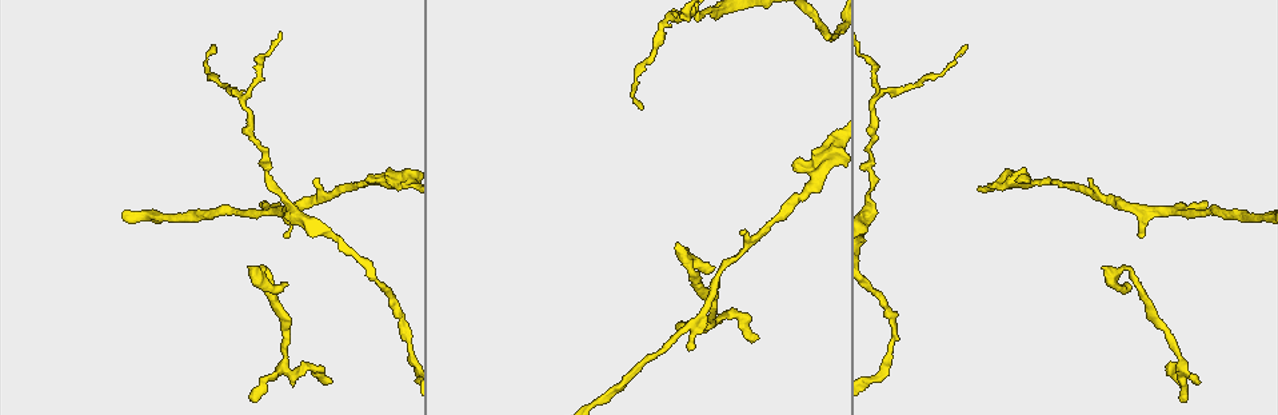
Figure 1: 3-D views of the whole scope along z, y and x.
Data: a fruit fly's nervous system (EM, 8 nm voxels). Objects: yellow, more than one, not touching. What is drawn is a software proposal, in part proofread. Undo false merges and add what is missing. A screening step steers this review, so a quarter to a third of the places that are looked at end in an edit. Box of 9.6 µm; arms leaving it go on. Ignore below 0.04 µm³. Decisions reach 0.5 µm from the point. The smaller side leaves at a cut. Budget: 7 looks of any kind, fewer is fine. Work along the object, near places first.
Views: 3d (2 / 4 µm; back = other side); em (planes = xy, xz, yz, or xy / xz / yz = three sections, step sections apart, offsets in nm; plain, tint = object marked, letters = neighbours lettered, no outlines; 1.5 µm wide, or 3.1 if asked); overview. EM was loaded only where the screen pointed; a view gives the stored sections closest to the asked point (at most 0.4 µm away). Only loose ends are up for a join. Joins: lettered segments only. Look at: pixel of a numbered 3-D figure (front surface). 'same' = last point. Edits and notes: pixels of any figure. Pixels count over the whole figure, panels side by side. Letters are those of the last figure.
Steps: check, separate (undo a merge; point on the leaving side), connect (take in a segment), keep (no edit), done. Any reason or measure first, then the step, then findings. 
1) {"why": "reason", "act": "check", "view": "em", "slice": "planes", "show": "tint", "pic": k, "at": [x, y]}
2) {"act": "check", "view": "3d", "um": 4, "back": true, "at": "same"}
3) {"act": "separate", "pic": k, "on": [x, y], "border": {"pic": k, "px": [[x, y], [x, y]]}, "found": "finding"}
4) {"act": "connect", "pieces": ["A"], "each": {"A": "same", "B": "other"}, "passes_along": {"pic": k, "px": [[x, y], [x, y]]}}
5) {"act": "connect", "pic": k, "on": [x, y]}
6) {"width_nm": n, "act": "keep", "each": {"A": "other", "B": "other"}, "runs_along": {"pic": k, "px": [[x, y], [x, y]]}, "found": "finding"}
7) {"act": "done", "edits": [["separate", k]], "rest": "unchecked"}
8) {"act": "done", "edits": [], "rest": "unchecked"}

{"why": "thin end", "act": "check", "view": "em", "slice": "yz", "step": 8, "show": "letters", "pic": 1, "at": [678, 326]}

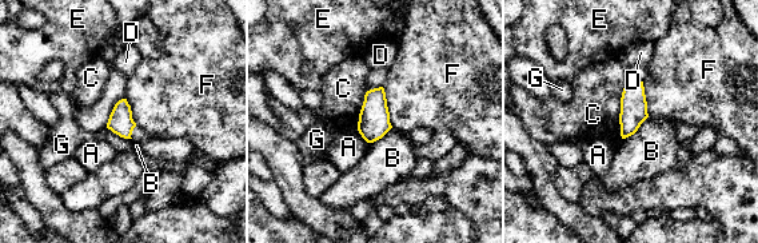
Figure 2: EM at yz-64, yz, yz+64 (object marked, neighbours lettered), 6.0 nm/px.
{"why": "another direction", "act": "check", "view": "em", "slice": "planes", "show": "letters", "at": "same"}

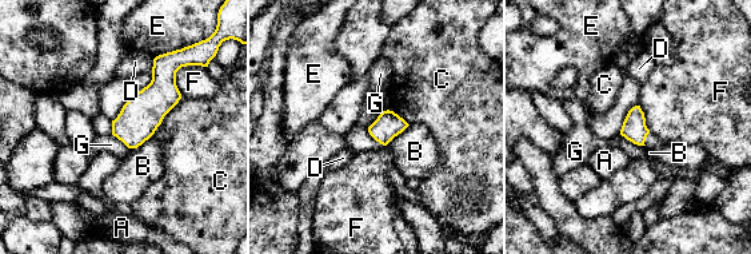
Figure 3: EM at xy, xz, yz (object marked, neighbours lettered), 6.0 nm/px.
{"act": "keep", "each": {"A": "other", "B": "other", "C": "other", "D": "other", "E": "other", "F": "other", "G": "other"}, "border": {"pic": 3, "px": [[619, 134], [634, 143], [644, 146]]}, "found": "none of them fits"}

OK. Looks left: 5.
{"why": "branch stops here", "act": "check", "view": "3d", "um": 4, "pic": 1, "at": [750, 341]}

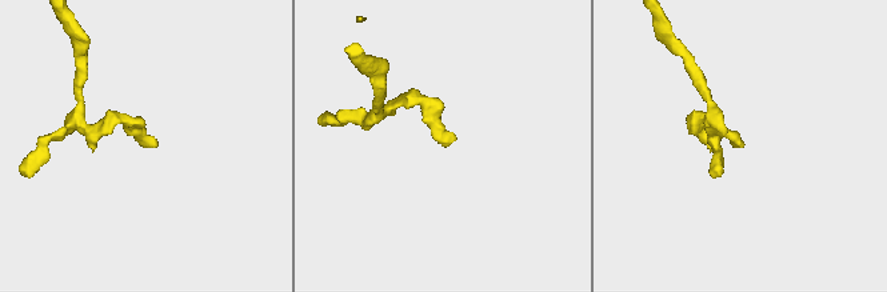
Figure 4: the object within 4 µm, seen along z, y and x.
{"act": "check", "view": "em", "slice": "xz", "step": 4, "show": "tint", "pic": 4, "at": [151, 145]}

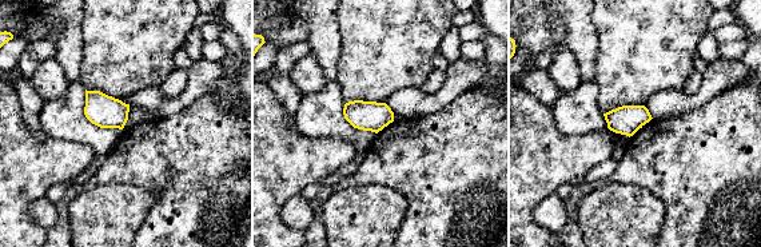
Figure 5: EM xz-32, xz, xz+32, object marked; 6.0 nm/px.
{"why": "cut it another way", "act": "check", "view": "em", "slice": "planes", "show": "letters", "at": "same"}

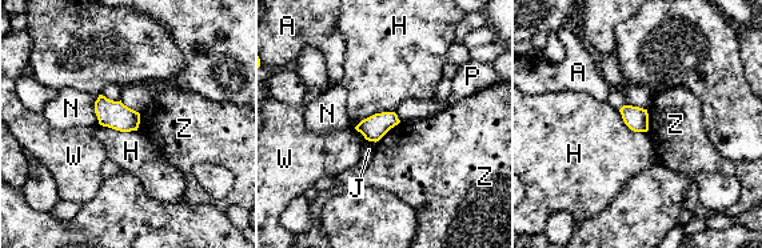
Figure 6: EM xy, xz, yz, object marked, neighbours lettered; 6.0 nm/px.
{"width_nm": 140, "act": "keep", "each": {"A": "other", "H": "other", "J": "other", "N": "other", "P": "other", "W": "other", "Z": "other"}, "border": {"pic": 6, "px": [[399, 122], [375, 142]]}, "found": "none of them fits"}

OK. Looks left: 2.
{"why": "an open end", "act": "check", "view": "em", "slice": "planes", "show": "letters", "pic": 1, "at": [375, 183]}

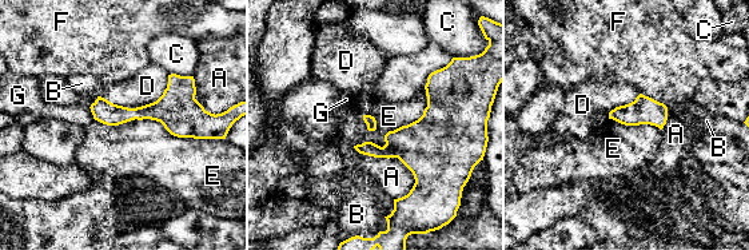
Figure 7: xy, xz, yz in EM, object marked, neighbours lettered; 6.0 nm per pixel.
{"act": "keep", "each": {"A": "other", "B": "other", "C": "other", "D": "other", "E": "other", "F": "other", "G": "other"}, "runs_along": {"pic": 7, "px": [[94, 107], [179, 112], [204, 129]]}, "found": "no lettered segment goes on from it"}

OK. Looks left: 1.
{"act": "done", "edits": [], "rest": "unchecked"}

